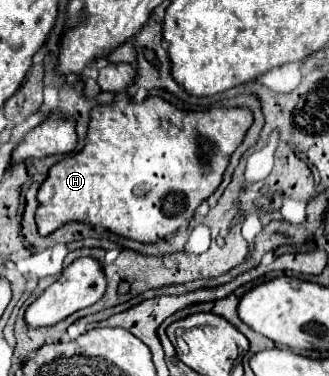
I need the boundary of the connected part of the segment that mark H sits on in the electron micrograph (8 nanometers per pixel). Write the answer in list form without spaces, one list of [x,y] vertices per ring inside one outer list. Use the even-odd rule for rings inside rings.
[[[123,92],[117,94],[113,104],[97,106],[91,112],[85,148],[79,154],[59,160],[49,170],[47,180],[41,184],[37,196],[39,208],[35,214],[39,234],[49,236],[69,222],[87,222],[143,244],[159,242],[189,222],[195,214],[195,208],[217,190],[229,156],[241,144],[251,122],[253,114],[247,108],[183,112],[157,96],[135,102]]]

